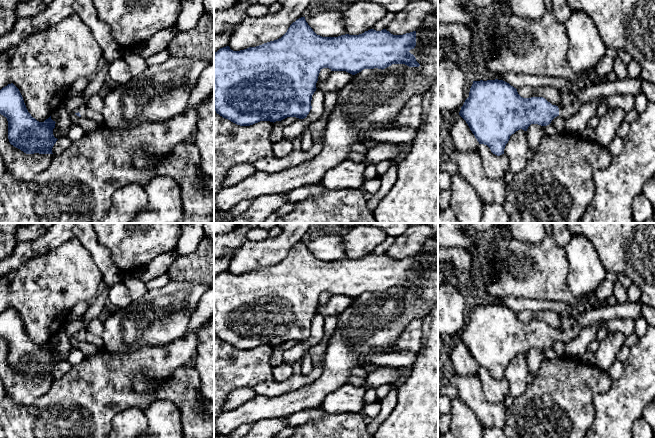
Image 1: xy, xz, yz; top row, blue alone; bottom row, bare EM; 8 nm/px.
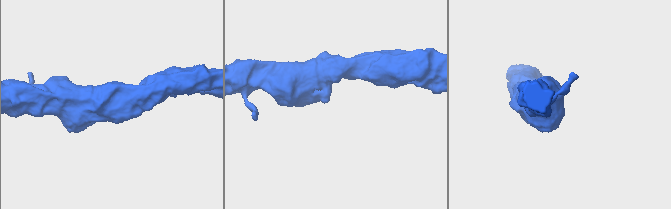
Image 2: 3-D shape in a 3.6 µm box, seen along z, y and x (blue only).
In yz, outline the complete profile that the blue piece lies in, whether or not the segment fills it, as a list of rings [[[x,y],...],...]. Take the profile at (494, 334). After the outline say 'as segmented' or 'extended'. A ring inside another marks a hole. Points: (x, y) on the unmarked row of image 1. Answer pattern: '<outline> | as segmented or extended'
[[[503,304],[473,305],[469,321],[465,324],[459,339],[466,345],[479,368],[487,369],[497,380],[504,378],[504,373],[510,360],[522,353],[527,355],[531,348],[547,350],[551,345],[561,340],[571,342],[580,336],[581,329],[552,329],[543,321],[521,321],[517,313]]] | extended

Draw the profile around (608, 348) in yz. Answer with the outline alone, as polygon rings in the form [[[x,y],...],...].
[[[620,331],[609,332],[599,341],[598,349],[594,353],[595,365],[601,370],[607,371],[617,360],[618,352],[625,343],[626,336]]]

